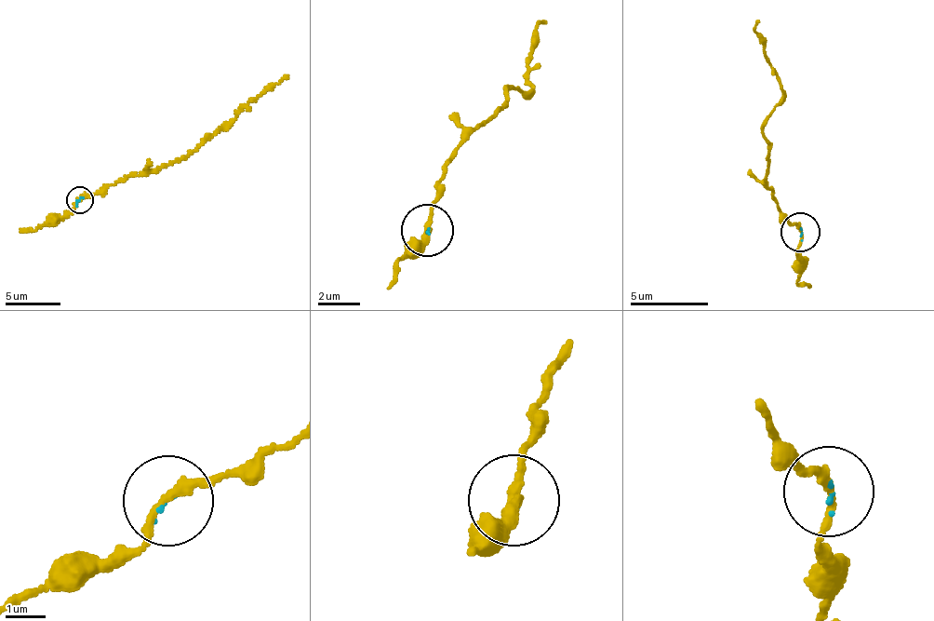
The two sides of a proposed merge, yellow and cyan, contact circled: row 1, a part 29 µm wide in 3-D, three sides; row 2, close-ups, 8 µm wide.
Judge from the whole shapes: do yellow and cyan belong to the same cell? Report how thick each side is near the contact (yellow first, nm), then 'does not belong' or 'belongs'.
calibres 200 and 60 nm; belongs

